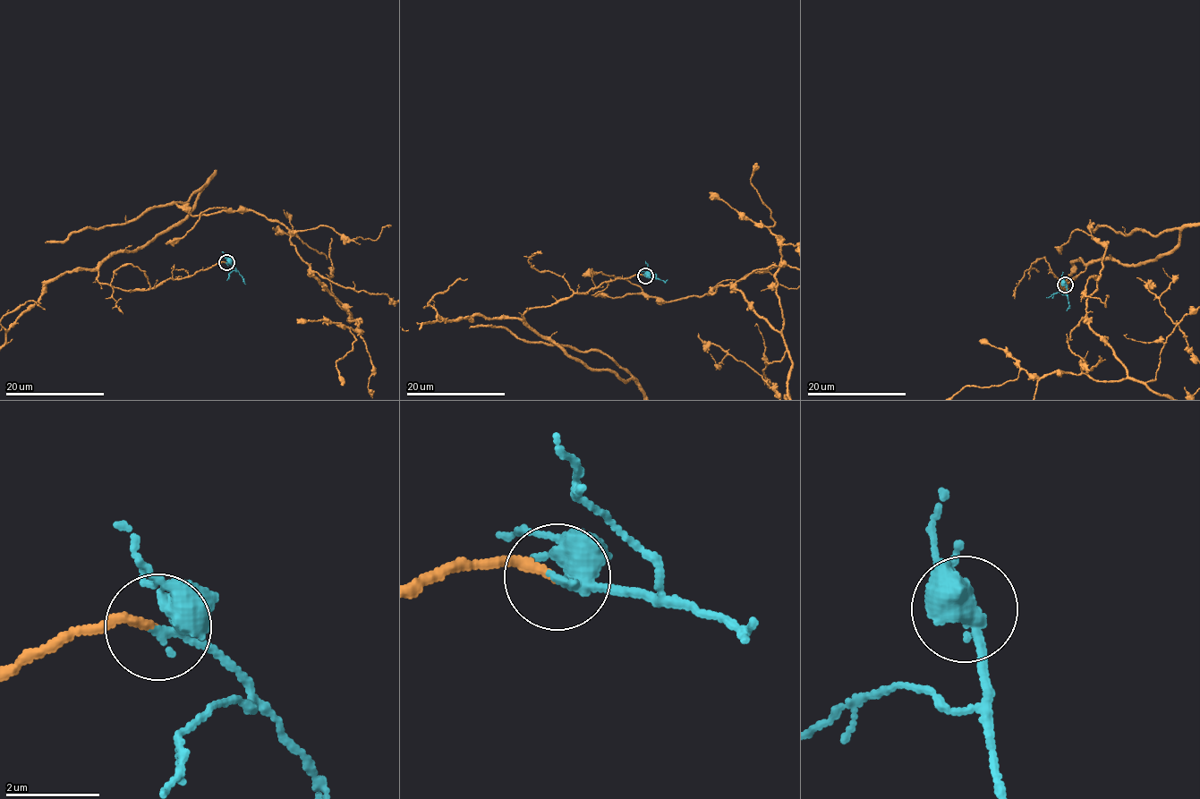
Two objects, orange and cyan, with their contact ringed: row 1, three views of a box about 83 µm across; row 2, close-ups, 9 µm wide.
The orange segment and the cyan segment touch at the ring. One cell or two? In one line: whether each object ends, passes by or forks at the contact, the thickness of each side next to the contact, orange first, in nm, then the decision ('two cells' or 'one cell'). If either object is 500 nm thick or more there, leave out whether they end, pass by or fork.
orange ends; cyan passes by; calibres 200 and 360 nm; one cell

